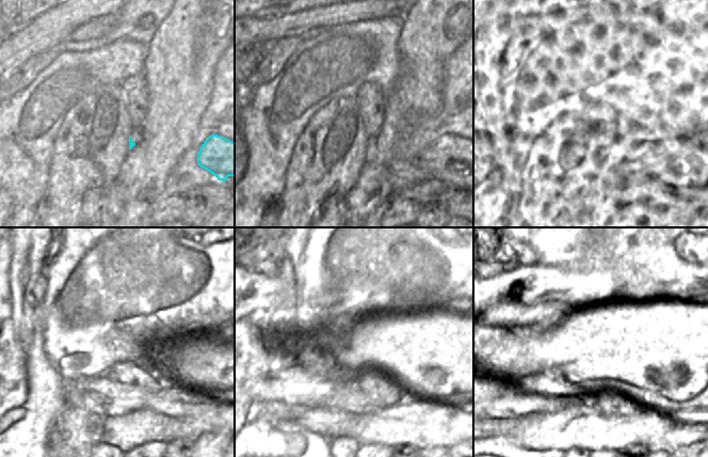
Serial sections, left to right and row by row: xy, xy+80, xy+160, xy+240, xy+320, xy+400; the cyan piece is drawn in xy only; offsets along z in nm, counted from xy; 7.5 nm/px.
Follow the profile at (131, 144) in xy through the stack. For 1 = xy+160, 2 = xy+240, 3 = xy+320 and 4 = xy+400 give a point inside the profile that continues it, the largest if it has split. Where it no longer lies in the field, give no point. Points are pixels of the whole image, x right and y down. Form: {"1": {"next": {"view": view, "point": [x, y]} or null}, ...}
{"1": {"next": {"view": "xy+160", "point": [684, 162]}}, "2": {"next": {"view": "xy+240", "point": [118, 398]}}, "3": {"next": {"view": "xy+320", "point": [298, 385]}}, "4": {"next": {"view": "xy+400", "point": [516, 393]}}}

